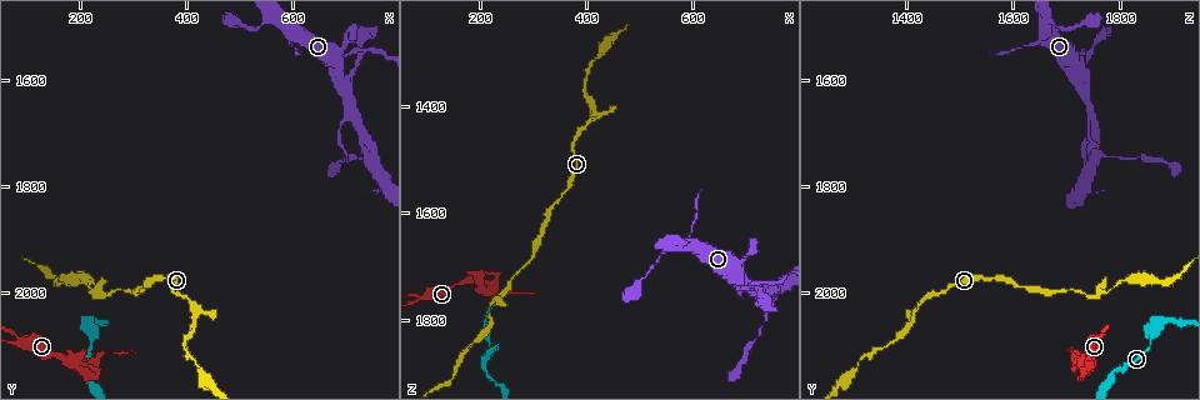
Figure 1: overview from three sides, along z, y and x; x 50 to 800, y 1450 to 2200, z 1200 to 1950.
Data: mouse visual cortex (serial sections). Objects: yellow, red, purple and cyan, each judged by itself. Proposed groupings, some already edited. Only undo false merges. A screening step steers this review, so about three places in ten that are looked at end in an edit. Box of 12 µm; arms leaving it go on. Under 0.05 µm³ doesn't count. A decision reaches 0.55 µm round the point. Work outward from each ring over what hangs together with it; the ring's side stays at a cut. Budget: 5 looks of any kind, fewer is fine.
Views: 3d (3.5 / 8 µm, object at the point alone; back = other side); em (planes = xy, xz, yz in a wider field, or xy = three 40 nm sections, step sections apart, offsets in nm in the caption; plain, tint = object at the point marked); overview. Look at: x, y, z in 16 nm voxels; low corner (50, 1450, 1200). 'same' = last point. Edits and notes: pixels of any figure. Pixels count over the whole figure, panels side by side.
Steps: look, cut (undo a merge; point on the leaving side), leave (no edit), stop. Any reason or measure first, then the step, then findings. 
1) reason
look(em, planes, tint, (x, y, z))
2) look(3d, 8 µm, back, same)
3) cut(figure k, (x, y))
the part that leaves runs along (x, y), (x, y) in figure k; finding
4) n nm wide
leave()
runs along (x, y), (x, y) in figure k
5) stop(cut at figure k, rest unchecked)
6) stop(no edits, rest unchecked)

look(3d, 3.5 µm, (210, 2050, 1880))

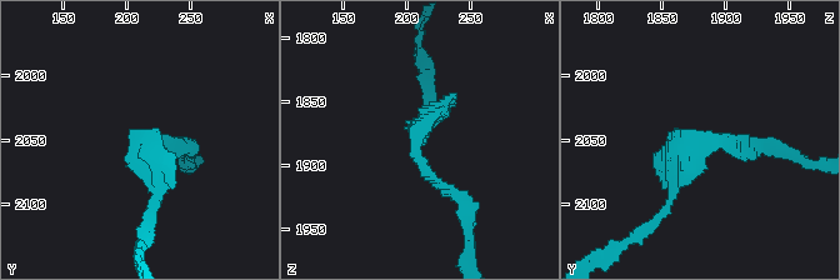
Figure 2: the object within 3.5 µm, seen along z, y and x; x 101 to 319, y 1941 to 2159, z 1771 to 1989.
look(em, planes, plain, (208, 2046, 1878))

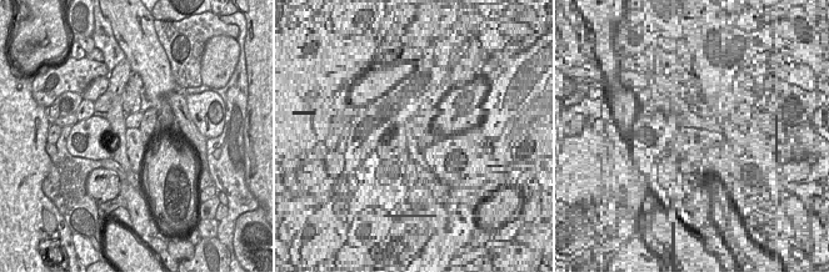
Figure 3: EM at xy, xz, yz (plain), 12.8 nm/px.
look(em, planes, tint, same)

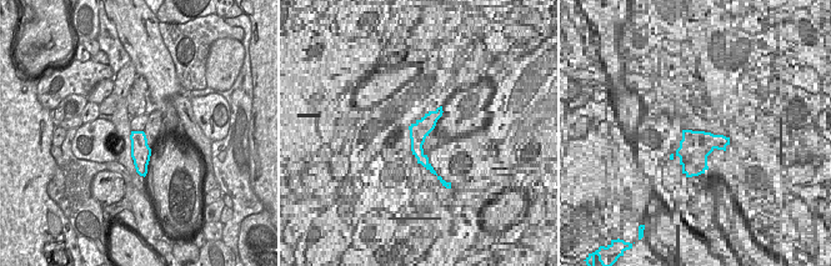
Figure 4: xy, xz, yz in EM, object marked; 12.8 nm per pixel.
arms of 150, 150 nm
leave()
one cell here

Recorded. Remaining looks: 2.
sharp bend
look(3d, 3.5 µm, (185, 2140, 1725))

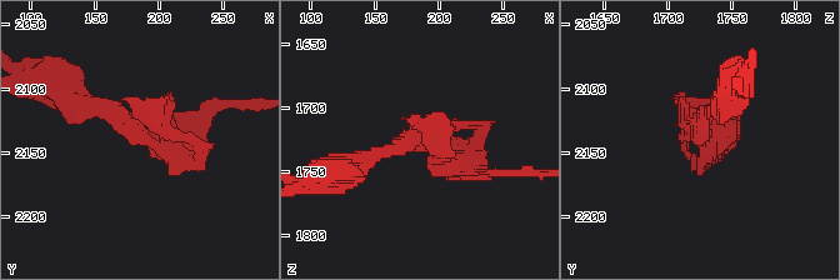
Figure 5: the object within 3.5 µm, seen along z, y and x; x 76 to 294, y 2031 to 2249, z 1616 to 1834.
look(em, xy, step 3, tint, (192, 2138, 1726))

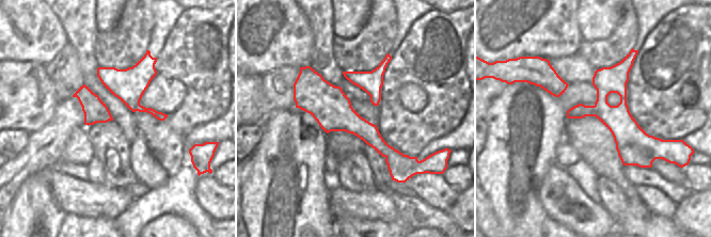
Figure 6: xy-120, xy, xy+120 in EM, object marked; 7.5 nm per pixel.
300 nm wide
cut(figure 5, (195, 128))
border along (393, 147), (393, 151), (385, 157) in figure 6; two cells meet here

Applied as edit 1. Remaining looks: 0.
stop(cut at figure 5, rest unchecked)

